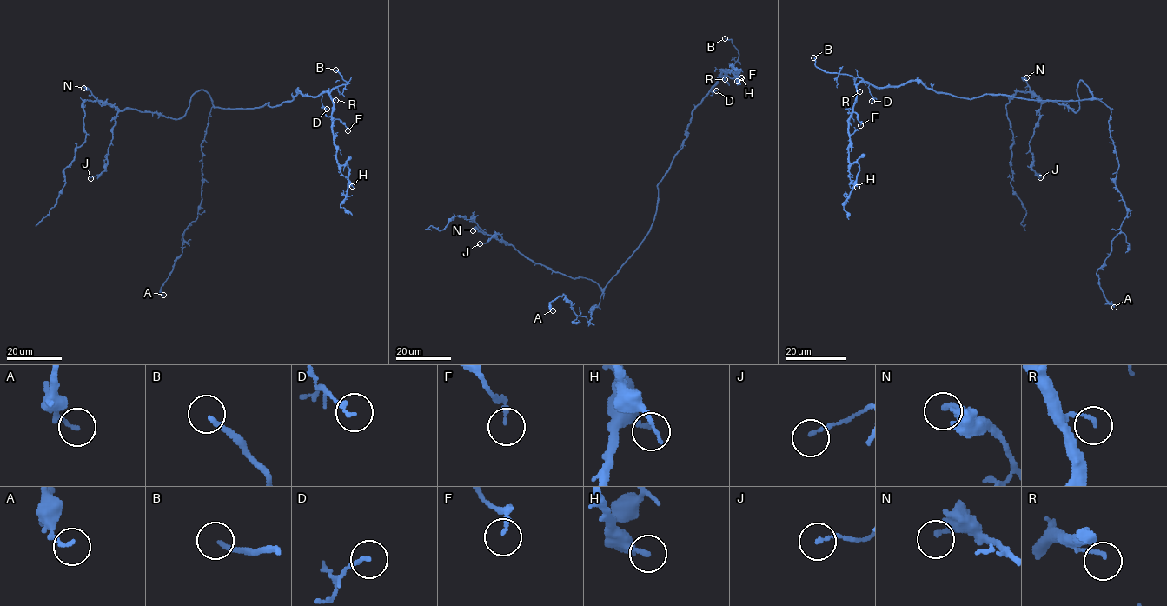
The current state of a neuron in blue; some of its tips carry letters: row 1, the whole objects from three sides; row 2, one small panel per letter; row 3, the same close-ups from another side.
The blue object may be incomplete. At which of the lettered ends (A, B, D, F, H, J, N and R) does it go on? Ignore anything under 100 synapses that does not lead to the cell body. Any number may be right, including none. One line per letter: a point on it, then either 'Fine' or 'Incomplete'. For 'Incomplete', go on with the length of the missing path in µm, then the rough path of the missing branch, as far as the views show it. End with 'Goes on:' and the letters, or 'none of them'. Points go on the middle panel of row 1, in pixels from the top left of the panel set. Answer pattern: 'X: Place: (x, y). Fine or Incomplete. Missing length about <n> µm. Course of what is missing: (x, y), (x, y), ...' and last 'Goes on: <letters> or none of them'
A: Place: (553, 310). Fine
B: Place: (725, 38). Incomplete. Missing length about 50 µm
D: Place: (716, 90). Fine
F: Place: (737, 81). Fine
H: Place: (741, 77). Fine
J: Place: (480, 243). Fine
N: Place: (473, 230). Fine
R: Place: (725, 79). Fine
Goes on: B

